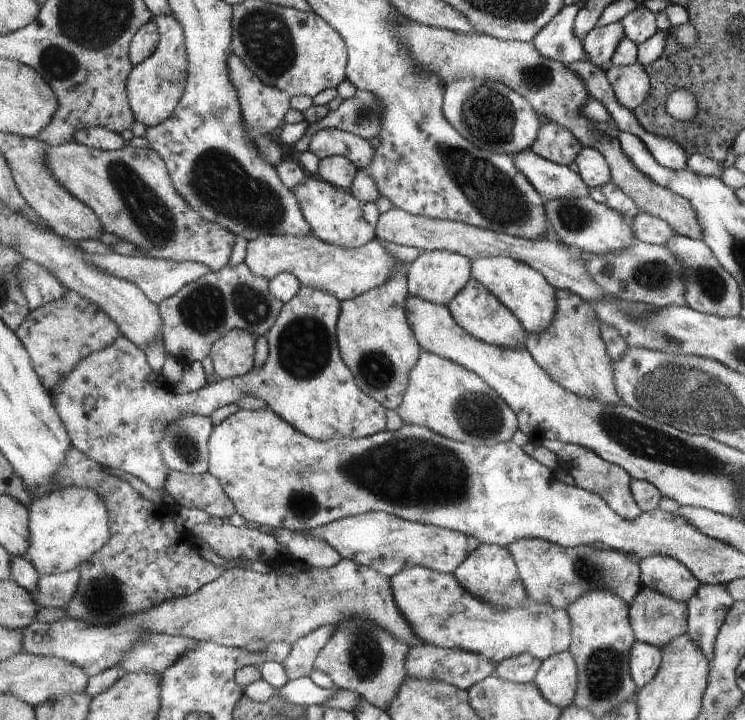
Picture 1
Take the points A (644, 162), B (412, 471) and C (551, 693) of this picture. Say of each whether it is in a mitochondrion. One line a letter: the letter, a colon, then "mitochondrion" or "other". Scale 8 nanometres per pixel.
A: other
B: mitochondrion
C: other

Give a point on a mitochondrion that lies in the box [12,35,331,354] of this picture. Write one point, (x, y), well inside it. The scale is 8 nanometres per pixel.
(220, 182)

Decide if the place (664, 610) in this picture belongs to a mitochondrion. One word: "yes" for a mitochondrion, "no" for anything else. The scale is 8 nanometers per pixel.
no

